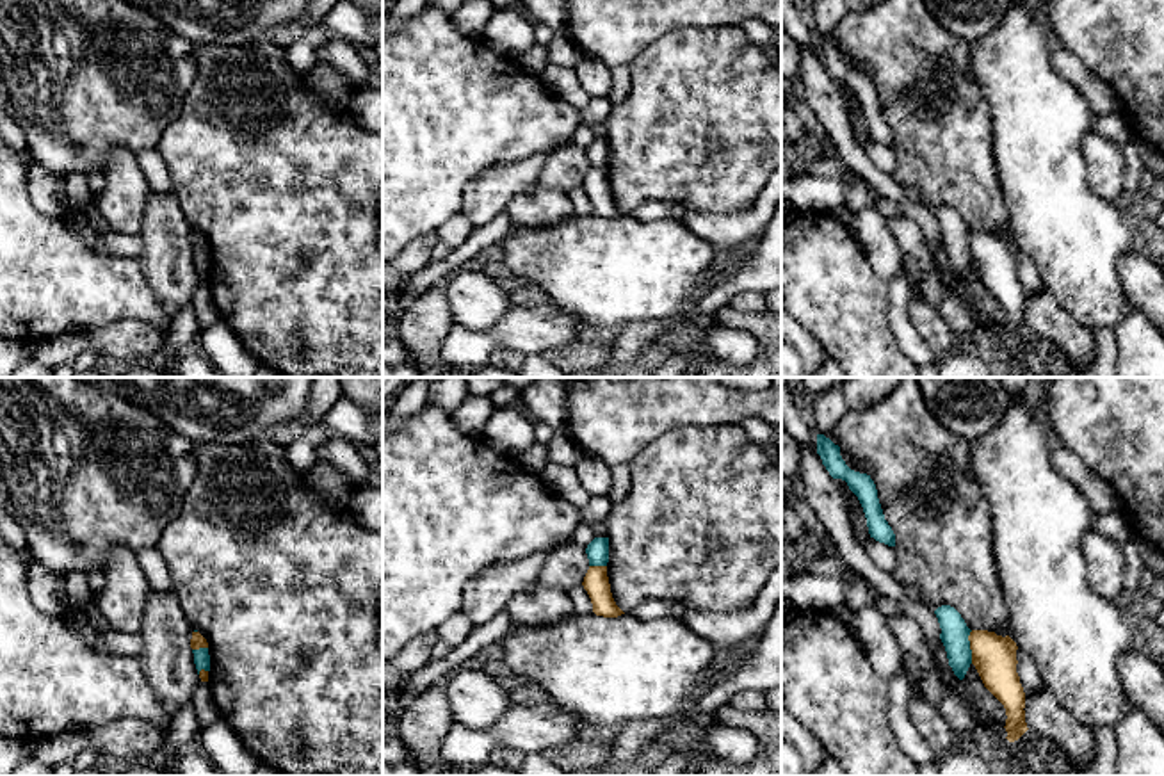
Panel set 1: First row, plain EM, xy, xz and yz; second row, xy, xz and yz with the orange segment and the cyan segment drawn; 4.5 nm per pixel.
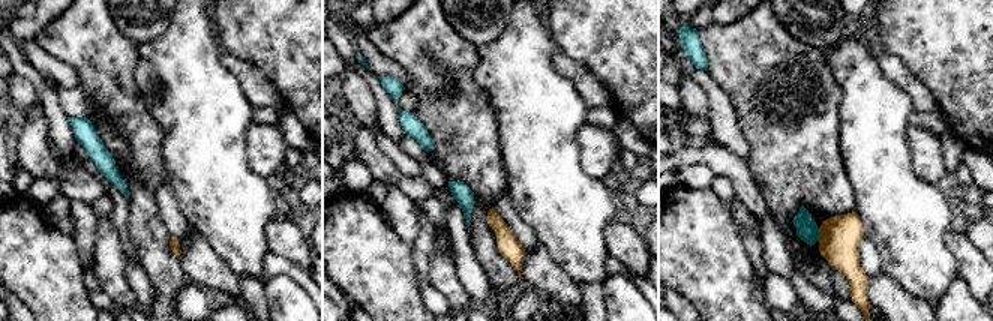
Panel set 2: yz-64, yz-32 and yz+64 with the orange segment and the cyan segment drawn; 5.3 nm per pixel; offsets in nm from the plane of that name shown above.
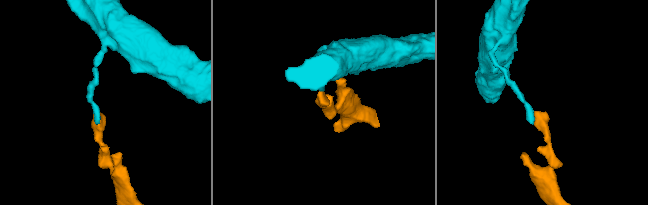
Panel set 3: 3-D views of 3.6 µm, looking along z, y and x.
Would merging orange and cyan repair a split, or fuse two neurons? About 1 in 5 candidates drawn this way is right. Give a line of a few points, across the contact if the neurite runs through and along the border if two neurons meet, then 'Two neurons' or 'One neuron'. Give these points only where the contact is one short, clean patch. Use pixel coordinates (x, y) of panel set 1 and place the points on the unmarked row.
Line: yz (972, 232), (969, 237), (970, 264). Two neurons

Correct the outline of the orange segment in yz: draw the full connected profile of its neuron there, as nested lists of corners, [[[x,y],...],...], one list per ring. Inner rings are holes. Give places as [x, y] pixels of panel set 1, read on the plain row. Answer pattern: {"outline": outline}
{"outline": [[[972,231],[968,237],[972,265],[984,288],[1006,310],[1007,342],[1018,342],[1029,329],[1025,324],[1025,294],[1016,274],[1016,244],[988,231]]]}

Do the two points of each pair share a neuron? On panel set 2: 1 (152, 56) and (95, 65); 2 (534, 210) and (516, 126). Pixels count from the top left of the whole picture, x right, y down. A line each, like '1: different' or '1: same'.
1: different
2: same

